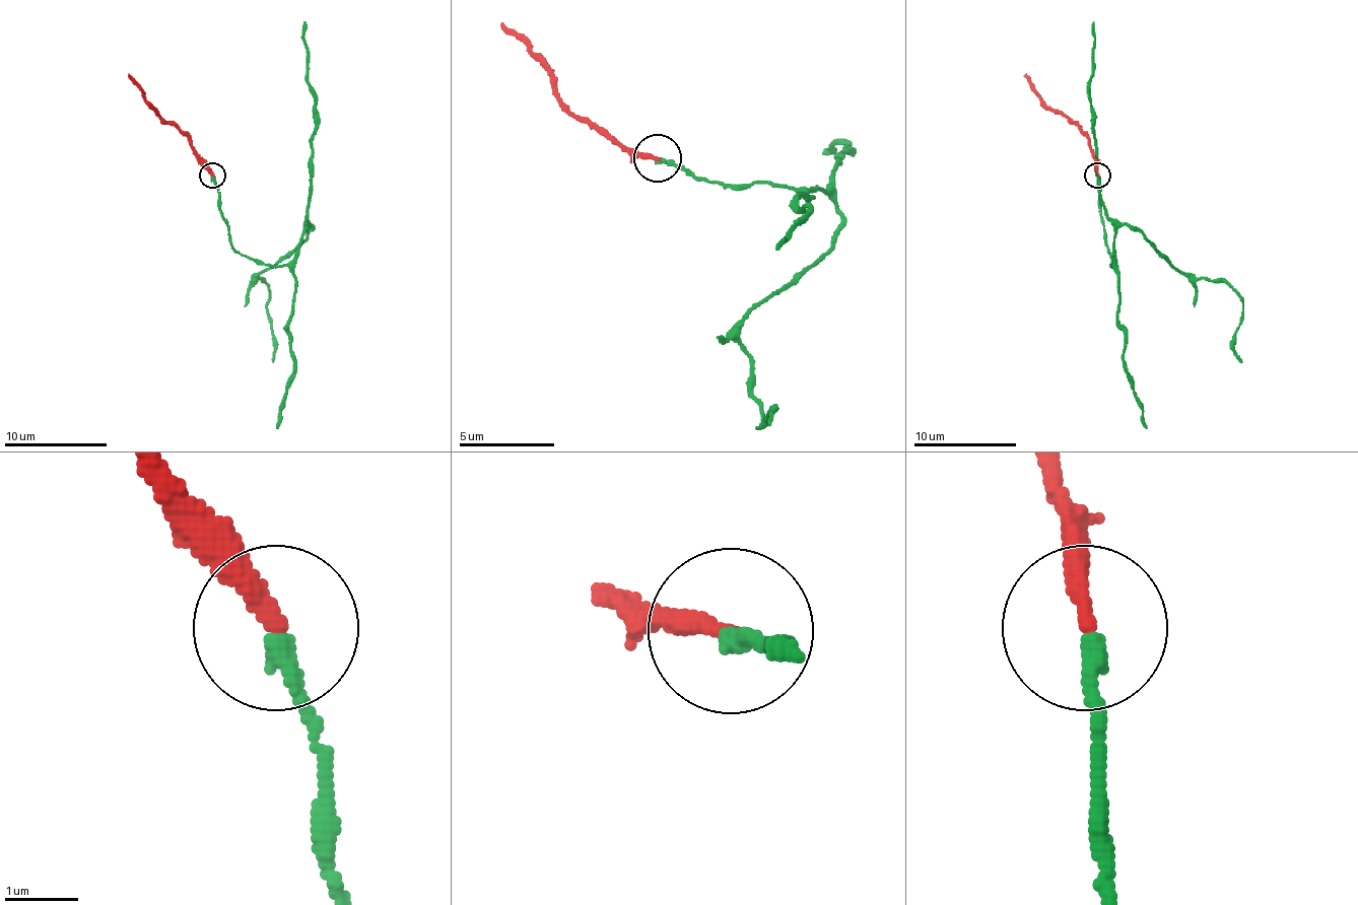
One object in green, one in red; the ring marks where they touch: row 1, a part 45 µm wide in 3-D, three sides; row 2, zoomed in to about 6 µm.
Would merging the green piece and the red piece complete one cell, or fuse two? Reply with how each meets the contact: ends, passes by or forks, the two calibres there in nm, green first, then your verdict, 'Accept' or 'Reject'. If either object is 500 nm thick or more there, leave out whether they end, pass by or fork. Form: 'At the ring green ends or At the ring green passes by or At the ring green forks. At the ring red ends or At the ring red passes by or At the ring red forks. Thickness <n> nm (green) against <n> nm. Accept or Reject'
At the ring green ends. At the ring red ends. Thickness 280 nm (green) against 260 nm. Reject

